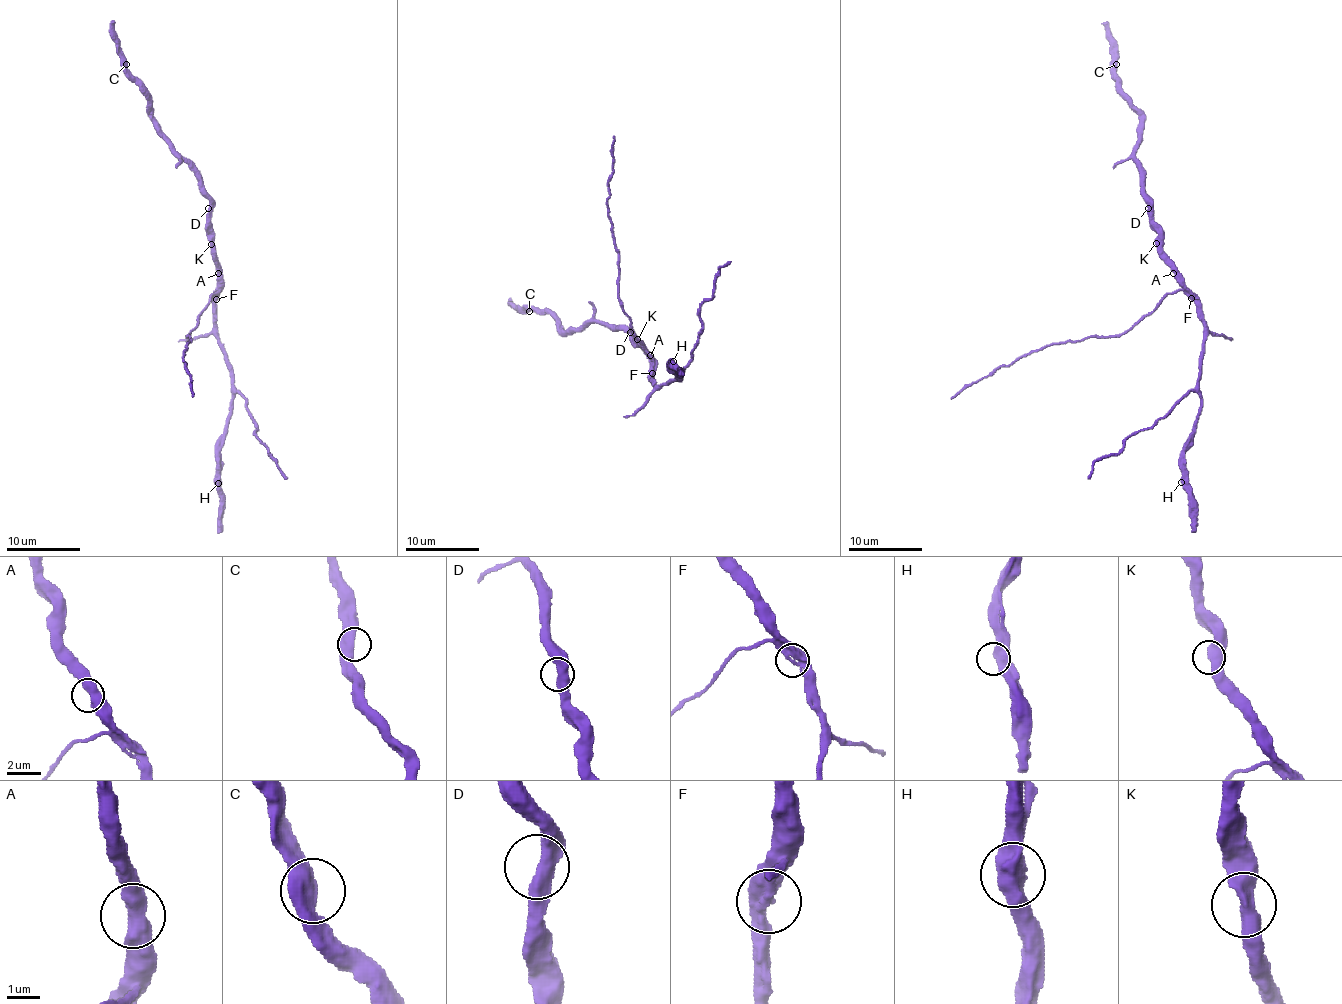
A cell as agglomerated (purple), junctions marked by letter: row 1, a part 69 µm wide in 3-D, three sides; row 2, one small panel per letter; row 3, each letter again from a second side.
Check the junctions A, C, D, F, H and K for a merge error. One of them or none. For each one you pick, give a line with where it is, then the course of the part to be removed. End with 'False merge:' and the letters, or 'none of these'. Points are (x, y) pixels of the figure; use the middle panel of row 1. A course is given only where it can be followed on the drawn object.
False merge: none of these

